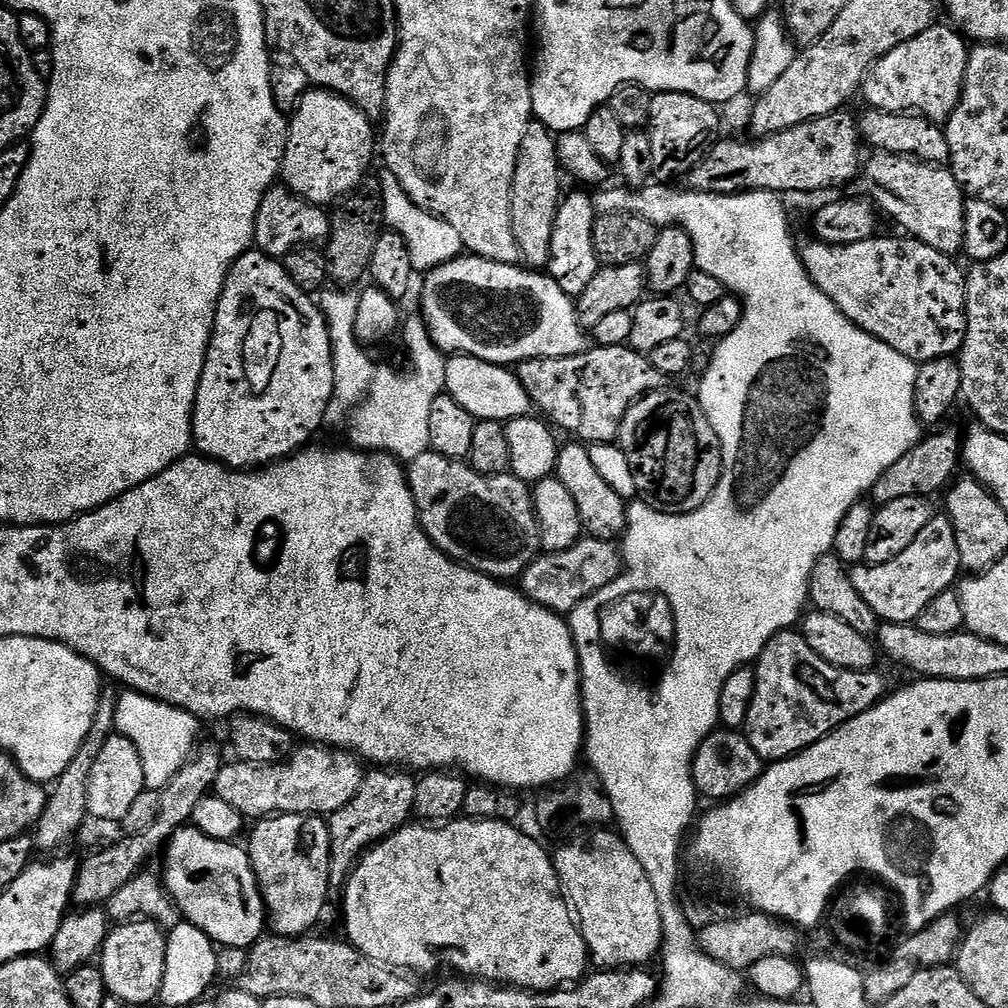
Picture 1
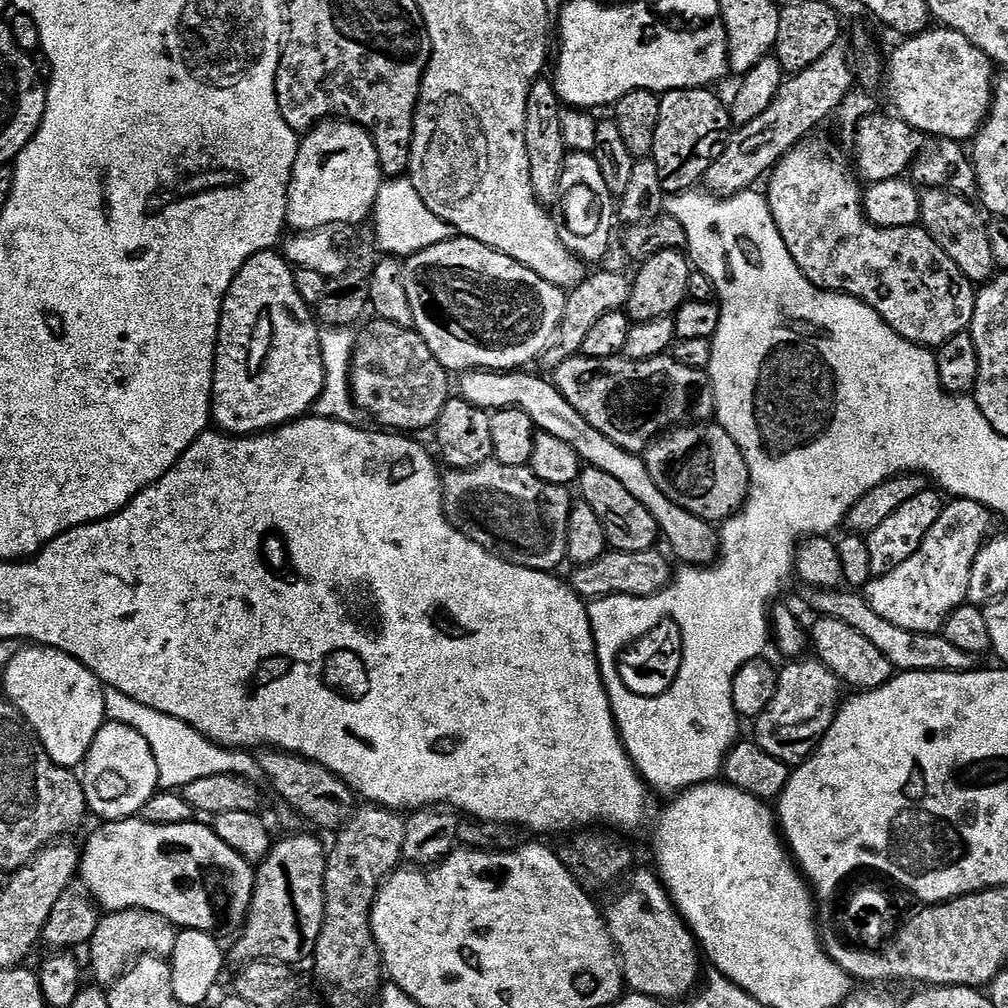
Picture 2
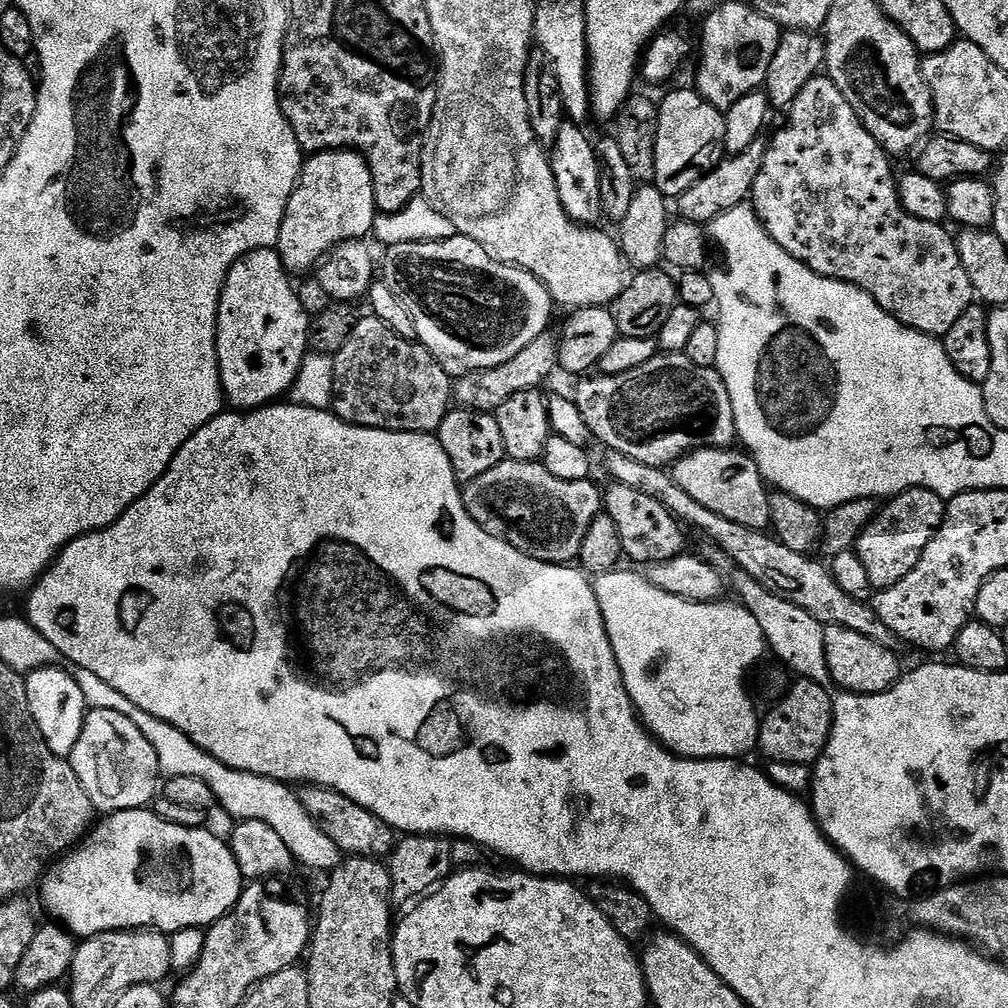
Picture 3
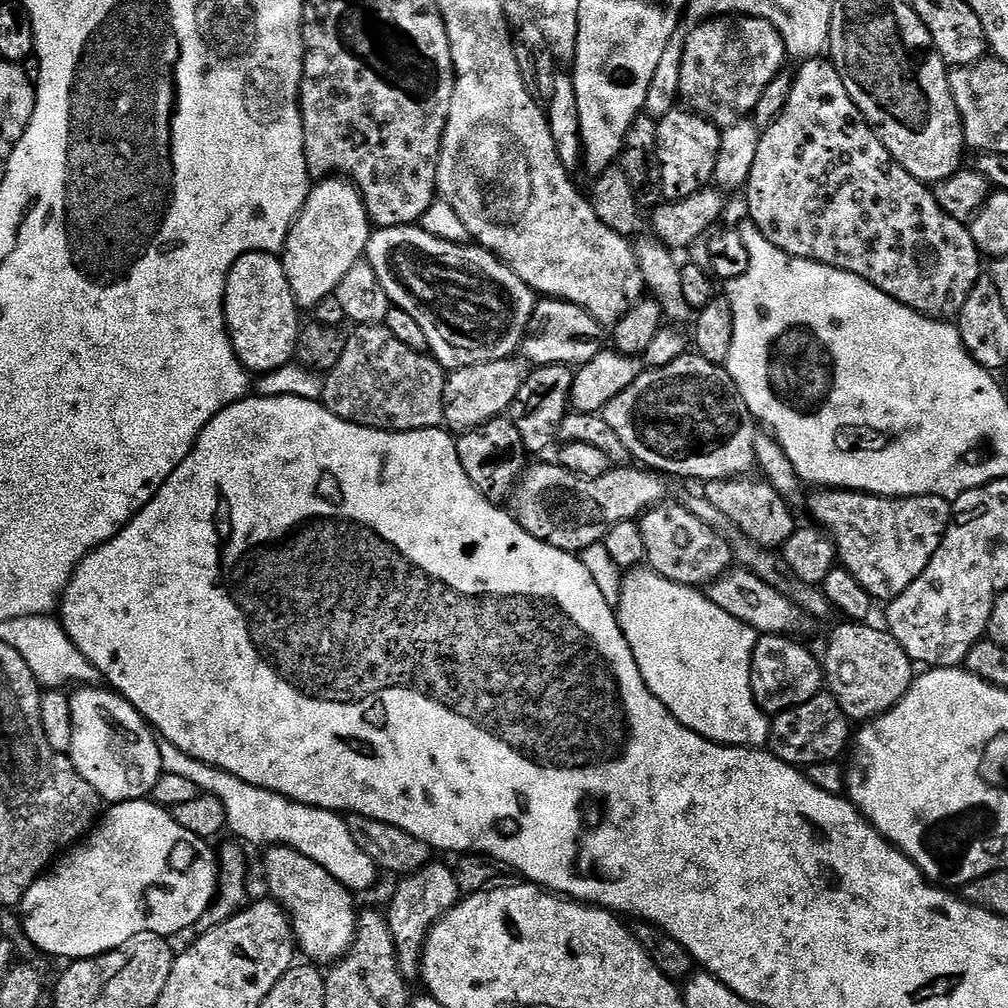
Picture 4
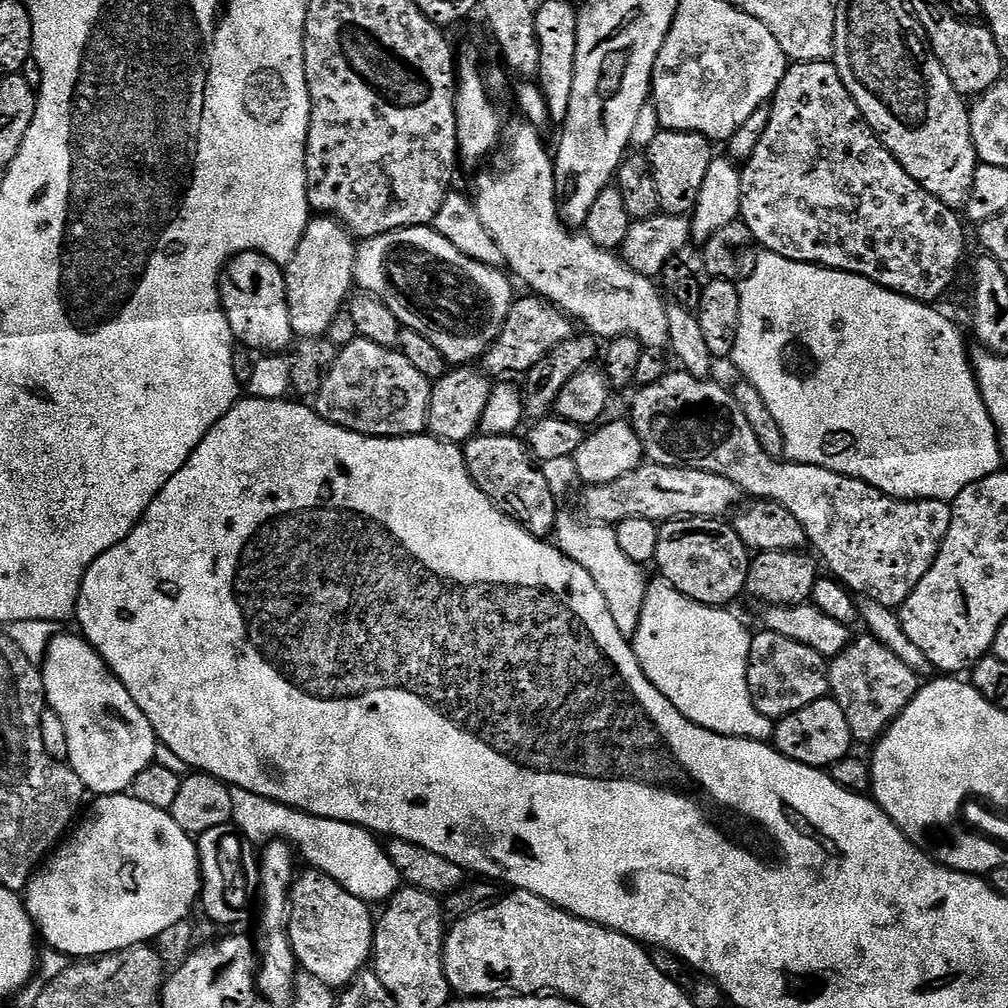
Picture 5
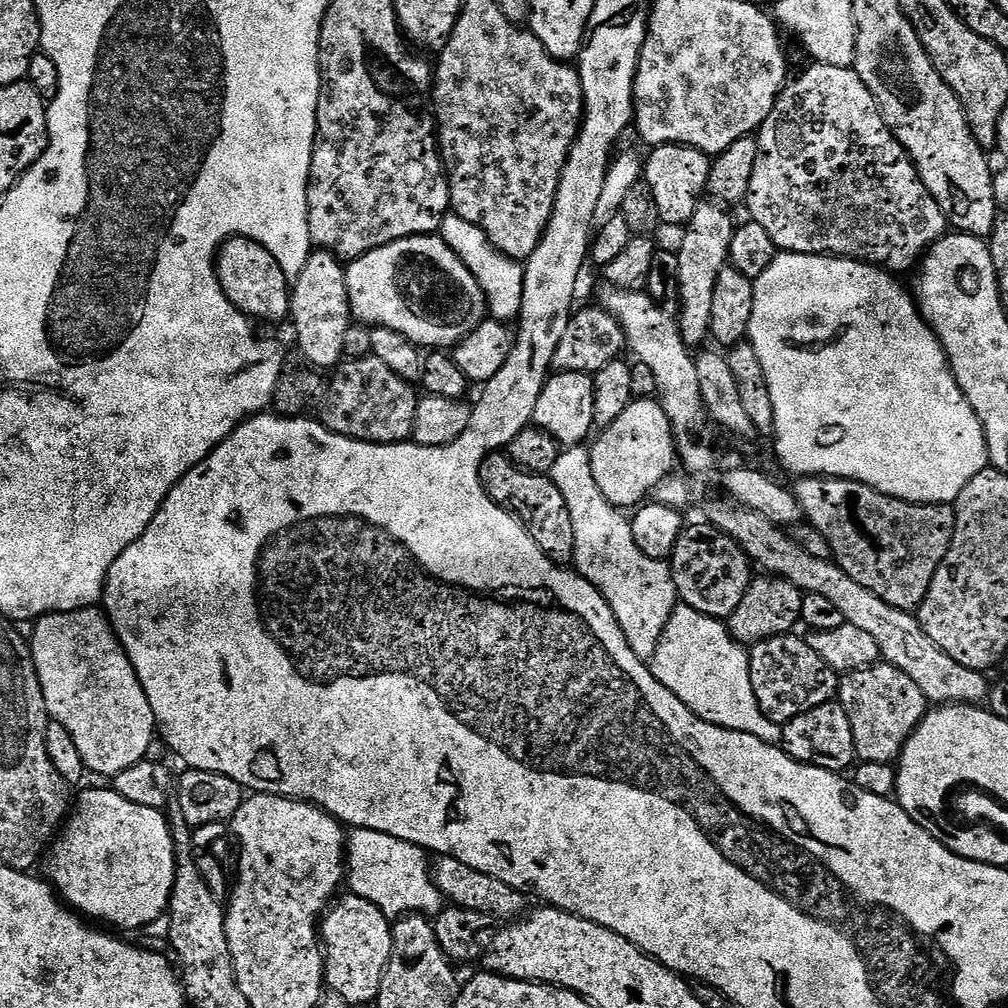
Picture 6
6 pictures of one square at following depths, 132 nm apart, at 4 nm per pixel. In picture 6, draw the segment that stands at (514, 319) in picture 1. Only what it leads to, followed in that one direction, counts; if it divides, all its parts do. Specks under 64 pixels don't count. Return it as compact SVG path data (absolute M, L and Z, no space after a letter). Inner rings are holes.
M438 234L402 238L351 261L346 268L346 290L353 321L372 328L394 330L424 350L455 349L463 336L473 332L486 318L484 291L458 254L454 254Z

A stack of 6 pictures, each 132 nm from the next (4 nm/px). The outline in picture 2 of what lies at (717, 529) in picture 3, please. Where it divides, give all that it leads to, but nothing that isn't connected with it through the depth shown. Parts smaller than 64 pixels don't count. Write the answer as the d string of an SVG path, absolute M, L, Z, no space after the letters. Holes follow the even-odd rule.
M813 588L807 594L809 595L808 604L816 611L817 617L838 618L838 622L846 622L846 626L858 630L858 634L862 634L862 638L866 638L874 645L897 673L970 672L977 667L977 657L966 654L964 650L958 650L956 646L946 642L942 634L911 632L902 630L902 626L894 626L894 622L886 622L886 618L881 618L879 614L874 614L874 610L870 610L870 606L859 591Z

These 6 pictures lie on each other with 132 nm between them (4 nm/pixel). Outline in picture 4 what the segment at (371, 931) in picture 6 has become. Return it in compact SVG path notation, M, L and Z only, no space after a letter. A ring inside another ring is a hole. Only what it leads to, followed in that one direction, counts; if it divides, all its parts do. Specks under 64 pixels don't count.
M274 844L263 849L264 852L264 884L268 887L267 895L275 900L288 914L292 921L292 935L294 943L301 953L304 952L309 961L320 966L328 966L345 956L351 948L356 937L356 922L358 919L358 907L354 901L353 893L341 886L338 878L330 874L318 862L310 862L302 854L298 854L292 848L283 848L280 844Z

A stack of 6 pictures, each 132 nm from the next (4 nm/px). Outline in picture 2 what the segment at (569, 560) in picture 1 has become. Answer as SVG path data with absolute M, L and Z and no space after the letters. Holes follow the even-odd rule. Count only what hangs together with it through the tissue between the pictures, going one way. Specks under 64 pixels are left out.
M656 548L637 552L605 550L594 562L579 565L570 578L570 585L577 595L588 602L604 596L653 596L668 587L674 575L674 568L668 565L669 557L665 556Z

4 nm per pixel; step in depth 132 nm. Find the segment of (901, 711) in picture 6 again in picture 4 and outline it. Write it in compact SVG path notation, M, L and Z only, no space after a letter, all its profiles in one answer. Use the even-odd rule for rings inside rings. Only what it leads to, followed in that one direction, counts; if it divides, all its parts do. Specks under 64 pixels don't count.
M840 622L840 625L828 636L828 645L822 652L822 667L827 691L838 702L838 706L847 714L849 721L867 722L888 712L908 692L914 679L914 662L898 646L898 642L883 627L871 628L868 622Z

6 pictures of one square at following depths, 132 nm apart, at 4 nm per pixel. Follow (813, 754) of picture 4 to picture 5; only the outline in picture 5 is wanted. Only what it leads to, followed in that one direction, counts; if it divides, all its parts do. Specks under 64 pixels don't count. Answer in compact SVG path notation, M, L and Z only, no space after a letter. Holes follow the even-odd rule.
M825 698L810 702L810 706L802 706L802 710L794 710L794 714L775 721L774 747L794 762L828 770L853 751L854 741L850 734L850 722L846 722L846 714L842 714L842 706L838 706L834 699Z

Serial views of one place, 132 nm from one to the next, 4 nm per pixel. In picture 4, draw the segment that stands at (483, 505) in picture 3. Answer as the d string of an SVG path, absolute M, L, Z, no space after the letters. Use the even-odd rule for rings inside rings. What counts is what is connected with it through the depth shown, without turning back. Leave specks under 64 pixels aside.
M559 463L536 464L525 467L521 477L516 482L516 487L510 493L512 508L510 515L517 520L522 530L542 542L555 548L561 548L573 554L579 554L584 549L603 541L608 529L613 528L618 522L636 520L644 515L650 508L663 505L664 495L668 488L665 477L640 466L612 466L598 478L582 478L575 476L560 467Z

